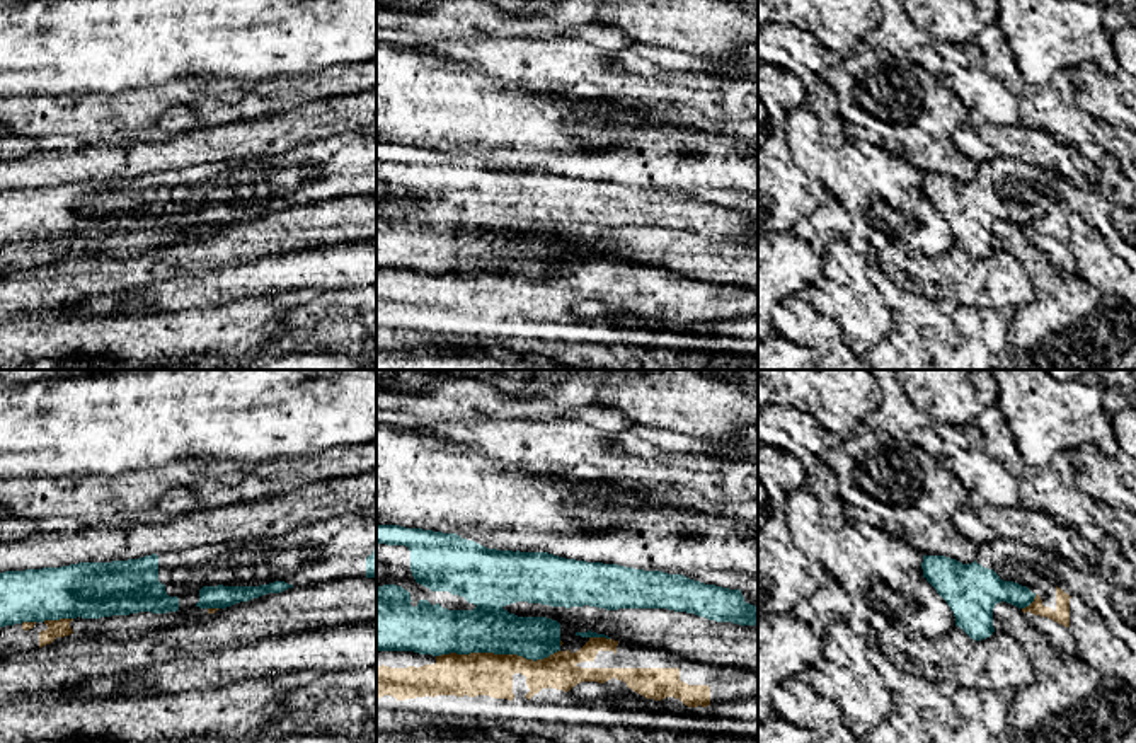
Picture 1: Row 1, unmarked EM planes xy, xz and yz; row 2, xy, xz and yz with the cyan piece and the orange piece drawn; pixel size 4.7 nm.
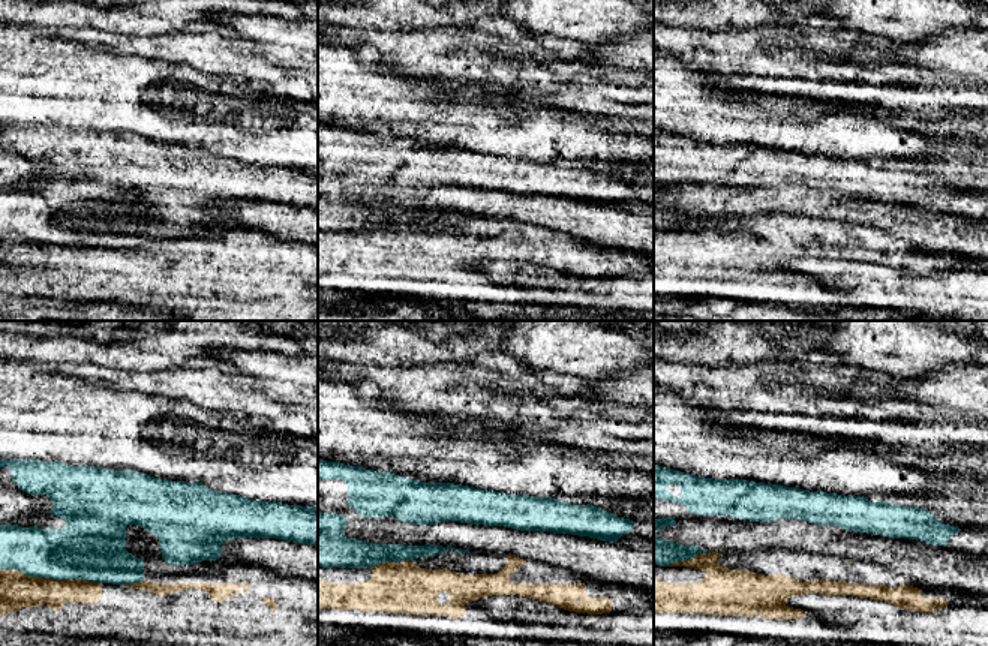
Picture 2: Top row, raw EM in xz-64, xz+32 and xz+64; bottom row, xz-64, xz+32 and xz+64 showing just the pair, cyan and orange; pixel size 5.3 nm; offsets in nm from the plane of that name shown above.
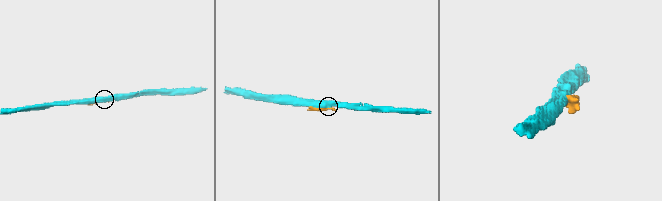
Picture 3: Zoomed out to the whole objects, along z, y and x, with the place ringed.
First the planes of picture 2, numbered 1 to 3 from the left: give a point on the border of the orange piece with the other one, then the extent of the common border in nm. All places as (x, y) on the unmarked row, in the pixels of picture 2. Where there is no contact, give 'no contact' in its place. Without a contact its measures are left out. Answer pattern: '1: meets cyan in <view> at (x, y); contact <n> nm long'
1: meets cyan in xz-64 at (51, 243); contact 550 nm long
2: meets cyan in xz+32 at (381, 227); contact 130 nm long
3: meets cyan in xz+64 at (687, 222); contact 260 nm long

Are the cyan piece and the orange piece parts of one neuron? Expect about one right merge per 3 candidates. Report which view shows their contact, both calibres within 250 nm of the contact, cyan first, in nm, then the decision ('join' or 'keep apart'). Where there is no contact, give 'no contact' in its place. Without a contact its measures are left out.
contact in xz; calibres 220 and 200 nm; keep apart

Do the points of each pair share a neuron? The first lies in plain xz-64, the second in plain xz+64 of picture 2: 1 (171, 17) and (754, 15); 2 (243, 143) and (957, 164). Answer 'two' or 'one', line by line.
1: one
2: two

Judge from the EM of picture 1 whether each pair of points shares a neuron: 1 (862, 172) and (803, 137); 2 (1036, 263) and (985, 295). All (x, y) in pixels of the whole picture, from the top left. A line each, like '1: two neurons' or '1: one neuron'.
1: one neuron
2: two neurons

